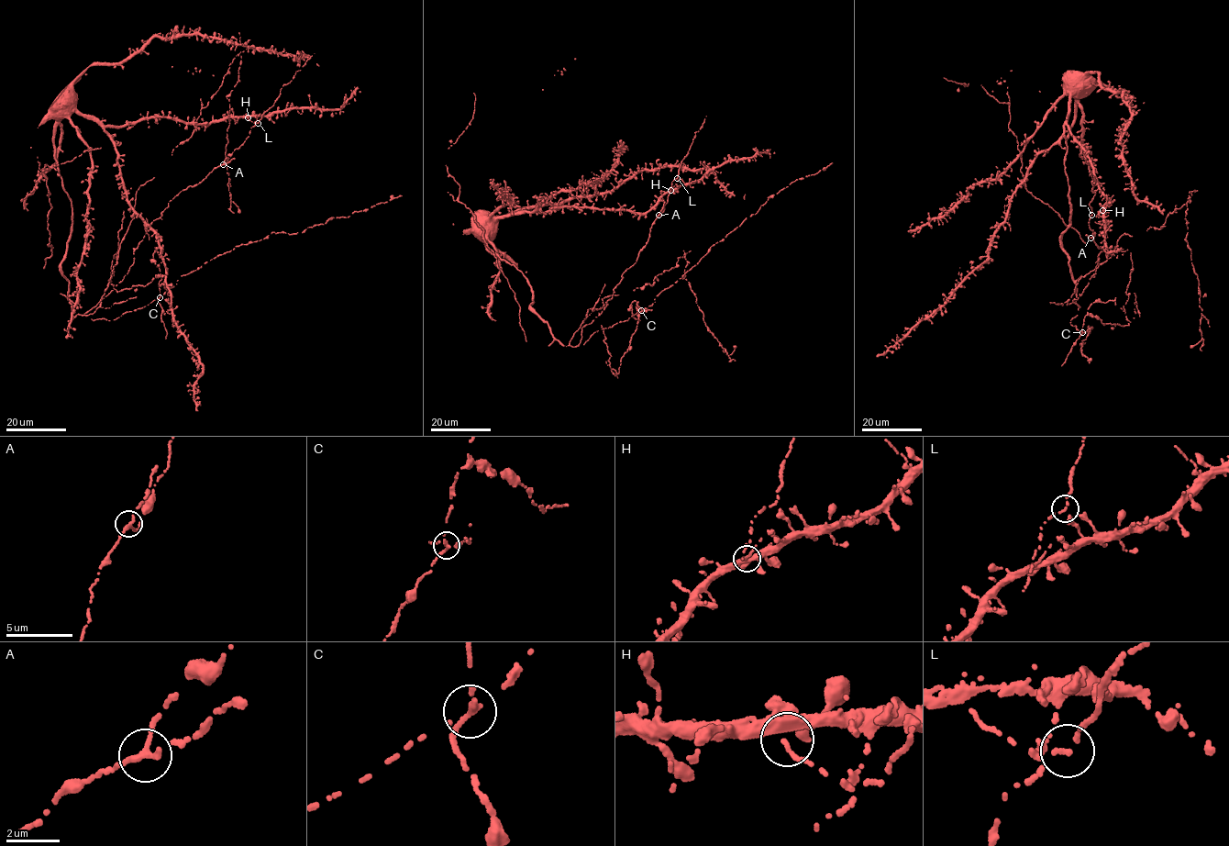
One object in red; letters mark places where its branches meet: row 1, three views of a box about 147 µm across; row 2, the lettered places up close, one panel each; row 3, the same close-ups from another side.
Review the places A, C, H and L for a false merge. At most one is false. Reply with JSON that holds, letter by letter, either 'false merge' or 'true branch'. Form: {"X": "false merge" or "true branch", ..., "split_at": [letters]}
{"A": "true branch", "C": "false merge", "H": "true branch", "L": "true branch", "split_at": ["C"]}

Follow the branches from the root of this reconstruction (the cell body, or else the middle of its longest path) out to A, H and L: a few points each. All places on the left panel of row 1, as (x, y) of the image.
A: (60, 105), (94, 116), (105, 126), (162, 116), (198, 123), (246, 117), (255, 125), (223, 164)
H: (60, 105), (94, 116), (105, 126), (126, 126), (162, 116), (198, 123), (230, 116), (248, 117)
L: (60, 105), (94, 116), (105, 126), (162, 116), (189, 123), (236, 116), (258, 123)

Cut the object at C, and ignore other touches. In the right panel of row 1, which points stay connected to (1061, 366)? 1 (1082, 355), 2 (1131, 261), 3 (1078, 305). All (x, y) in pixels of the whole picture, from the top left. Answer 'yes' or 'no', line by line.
1: no
2: yes
3: no

